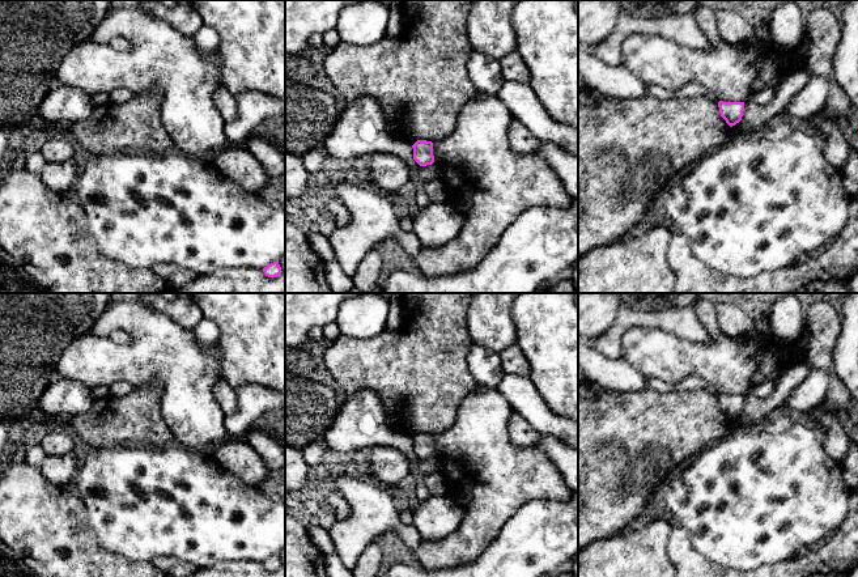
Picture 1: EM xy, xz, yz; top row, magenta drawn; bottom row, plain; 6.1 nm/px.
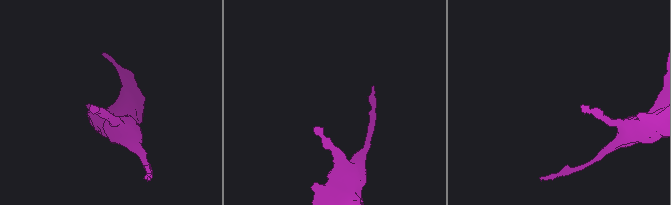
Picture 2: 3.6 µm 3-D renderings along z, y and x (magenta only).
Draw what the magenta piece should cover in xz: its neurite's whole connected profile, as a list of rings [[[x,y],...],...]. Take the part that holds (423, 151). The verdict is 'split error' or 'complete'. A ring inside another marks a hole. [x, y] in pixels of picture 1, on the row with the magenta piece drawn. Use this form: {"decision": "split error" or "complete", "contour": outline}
{"decision": "complete", "contour": [[[417,140],[413,145],[413,160],[420,166],[432,165],[434,162],[433,143],[426,140]]]}

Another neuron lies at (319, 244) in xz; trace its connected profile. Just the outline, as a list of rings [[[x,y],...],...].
[[[307,226],[306,238],[311,246],[311,250],[317,253],[326,263],[335,260],[335,253],[334,249],[331,247],[328,237]]]

